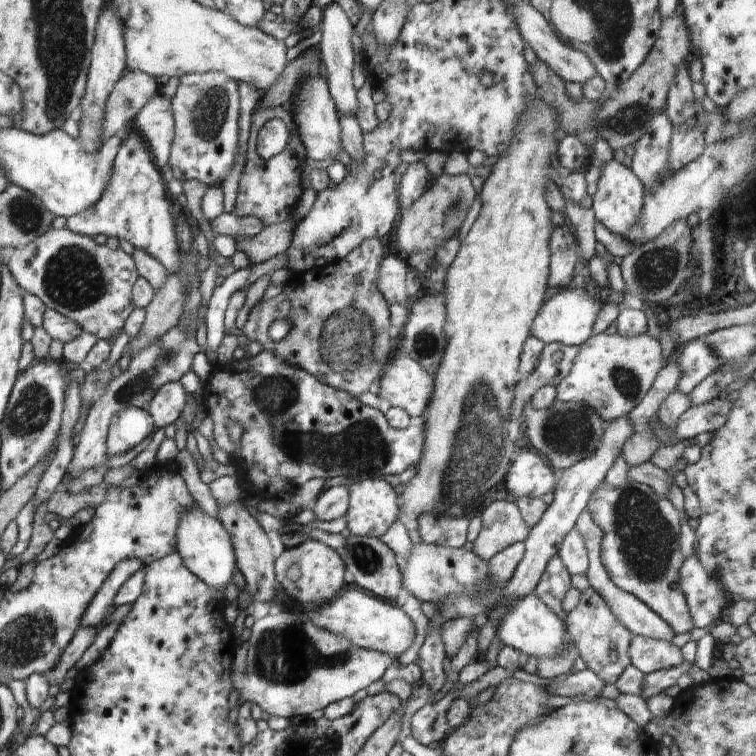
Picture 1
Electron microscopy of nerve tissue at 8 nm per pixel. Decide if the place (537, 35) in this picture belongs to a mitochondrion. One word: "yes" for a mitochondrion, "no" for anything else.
no

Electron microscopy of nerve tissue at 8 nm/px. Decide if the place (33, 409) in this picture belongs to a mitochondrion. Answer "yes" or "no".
yes

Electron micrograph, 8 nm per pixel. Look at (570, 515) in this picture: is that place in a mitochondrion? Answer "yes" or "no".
no

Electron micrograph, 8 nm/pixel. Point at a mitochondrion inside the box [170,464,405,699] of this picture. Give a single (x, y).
(282, 657)

